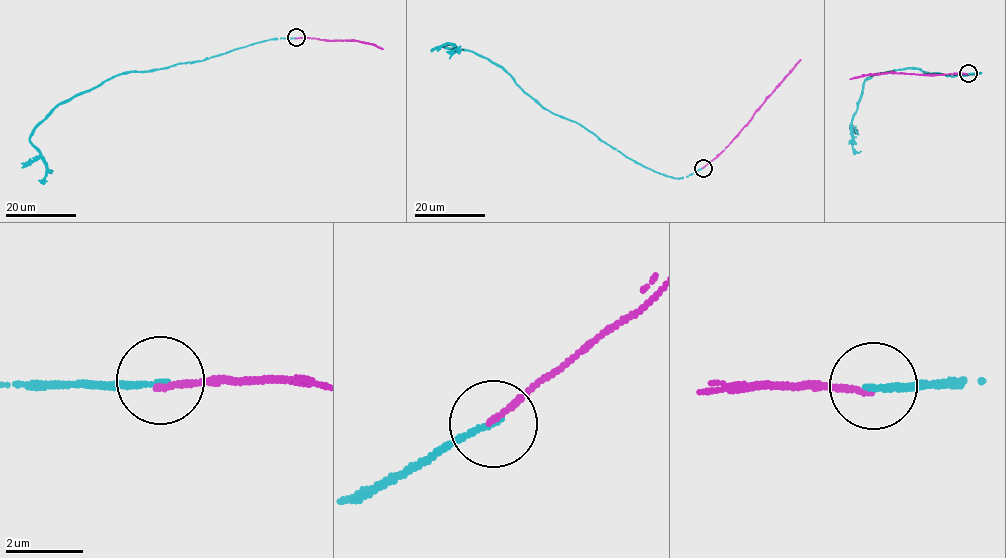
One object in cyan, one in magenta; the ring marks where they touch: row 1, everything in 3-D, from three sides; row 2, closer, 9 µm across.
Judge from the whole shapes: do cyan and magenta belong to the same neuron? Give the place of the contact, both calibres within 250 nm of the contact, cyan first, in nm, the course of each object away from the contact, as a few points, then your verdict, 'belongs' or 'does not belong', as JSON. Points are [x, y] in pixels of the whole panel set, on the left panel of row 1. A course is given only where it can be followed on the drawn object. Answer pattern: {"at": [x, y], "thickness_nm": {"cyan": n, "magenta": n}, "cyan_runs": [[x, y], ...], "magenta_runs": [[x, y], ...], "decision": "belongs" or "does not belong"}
{"at": [296, 37], "thickness_nm": {"cyan": 150, "magenta": 140}, "cyan_runs": [[296, 37], [268, 39], [205, 60], [120, 73], [60, 102], [30, 137], [46, 165], [46, 177], [42, 180]], "magenta_runs": [[295, 38], [358, 41], [382, 49]], "decision": "does not belong"}

